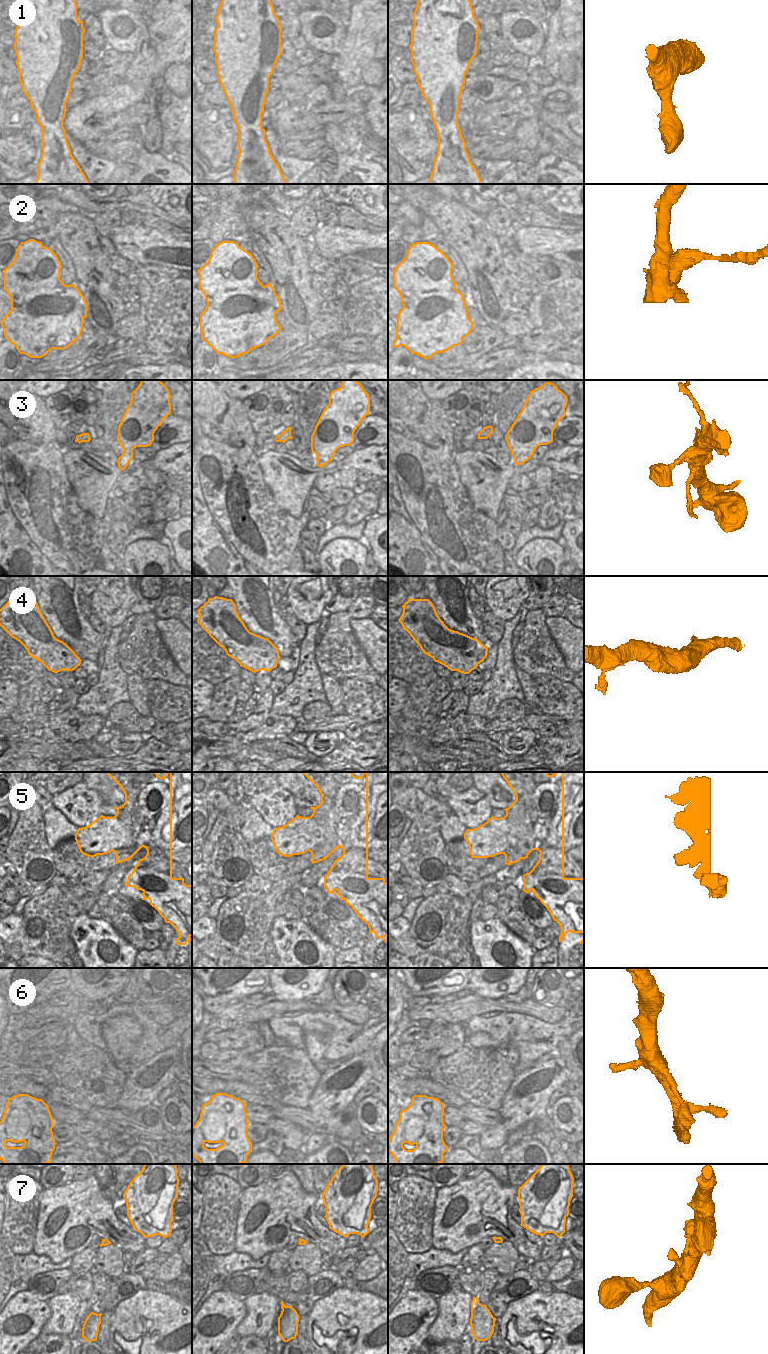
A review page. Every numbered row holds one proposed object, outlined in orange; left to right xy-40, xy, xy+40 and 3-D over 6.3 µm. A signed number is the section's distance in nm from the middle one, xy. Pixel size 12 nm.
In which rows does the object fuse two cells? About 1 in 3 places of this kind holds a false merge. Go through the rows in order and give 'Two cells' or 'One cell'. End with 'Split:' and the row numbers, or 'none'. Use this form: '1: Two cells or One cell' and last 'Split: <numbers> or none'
1: One cell
2: Two cells
3: One cell
4: One cell
5: Two cells
6: One cell
7: One cell
Split: 2, 5.

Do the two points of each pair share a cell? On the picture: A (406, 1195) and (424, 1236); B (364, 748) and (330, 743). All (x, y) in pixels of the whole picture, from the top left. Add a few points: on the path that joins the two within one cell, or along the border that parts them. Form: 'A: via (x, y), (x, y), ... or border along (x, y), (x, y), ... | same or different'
A: via (415, 1205), (415, 1226) | same
B: border along (339, 741), (328, 753), (318, 758) | different

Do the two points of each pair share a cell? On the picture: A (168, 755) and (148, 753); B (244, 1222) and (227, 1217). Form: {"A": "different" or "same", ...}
{"A": "same", "B": "different"}

